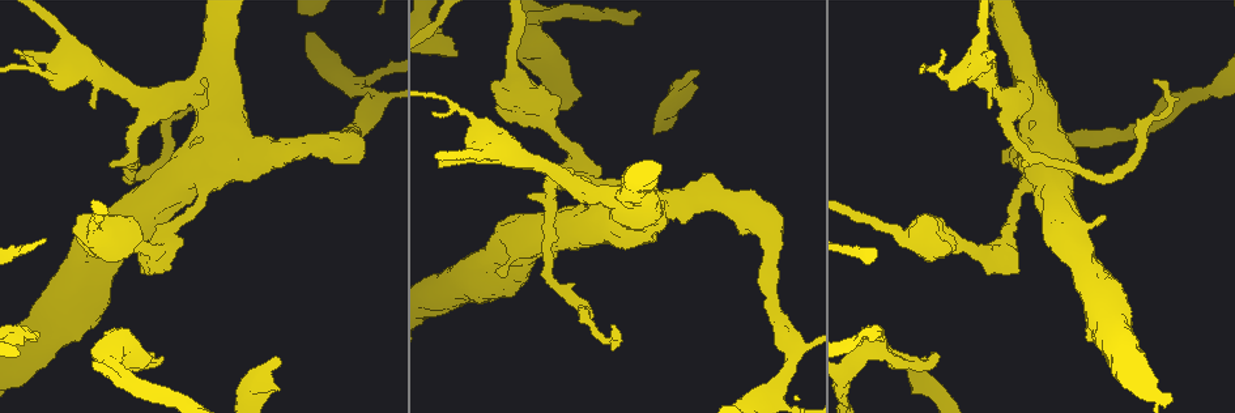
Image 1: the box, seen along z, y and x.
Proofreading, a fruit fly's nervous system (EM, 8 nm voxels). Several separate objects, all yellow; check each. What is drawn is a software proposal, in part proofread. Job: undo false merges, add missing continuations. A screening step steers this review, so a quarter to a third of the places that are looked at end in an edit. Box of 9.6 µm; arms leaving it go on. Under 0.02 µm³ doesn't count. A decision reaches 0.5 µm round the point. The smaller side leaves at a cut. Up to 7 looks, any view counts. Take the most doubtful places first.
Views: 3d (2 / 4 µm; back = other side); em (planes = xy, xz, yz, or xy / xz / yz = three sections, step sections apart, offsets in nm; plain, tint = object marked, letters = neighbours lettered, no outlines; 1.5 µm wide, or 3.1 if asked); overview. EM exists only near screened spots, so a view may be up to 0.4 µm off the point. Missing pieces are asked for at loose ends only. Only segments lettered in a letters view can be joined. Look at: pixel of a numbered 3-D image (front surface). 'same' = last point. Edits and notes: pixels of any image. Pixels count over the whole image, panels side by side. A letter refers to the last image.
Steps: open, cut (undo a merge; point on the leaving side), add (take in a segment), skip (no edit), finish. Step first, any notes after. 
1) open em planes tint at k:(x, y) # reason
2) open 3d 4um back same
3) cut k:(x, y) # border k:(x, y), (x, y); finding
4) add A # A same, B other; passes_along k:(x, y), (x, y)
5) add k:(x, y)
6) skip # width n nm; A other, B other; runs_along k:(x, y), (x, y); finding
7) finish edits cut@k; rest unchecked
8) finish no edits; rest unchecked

open em planes letters at 1:(696, 69) # an open end

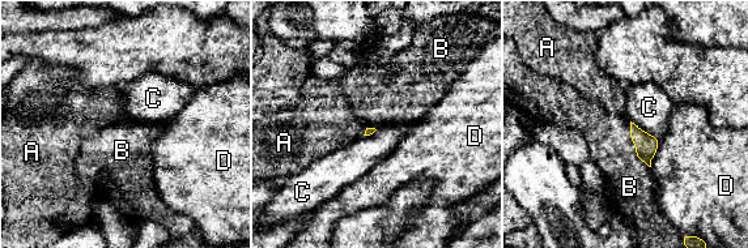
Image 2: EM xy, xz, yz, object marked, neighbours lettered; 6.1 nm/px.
add B # A other, B same, C other, D other; passes_along 2:(646, 145), (636, 146), (629, 186); the neuron continues

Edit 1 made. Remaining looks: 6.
open em planes letters at 1:(993, 51) # an open end

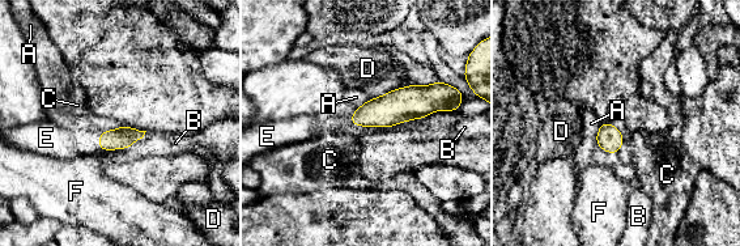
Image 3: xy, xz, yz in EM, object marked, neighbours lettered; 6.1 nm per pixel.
add E # longest_contact D 200 nm; A other, B other, C other, D other, E same, F other; the neuron continues

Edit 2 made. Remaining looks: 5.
open overview # see it whole again

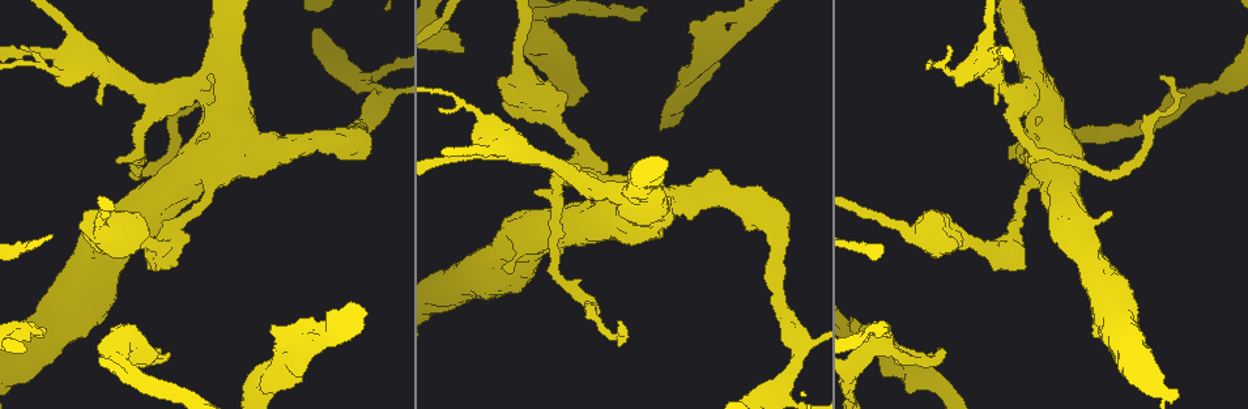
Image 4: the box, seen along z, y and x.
open em planes letters at 4:(540, 65) # branch stops here

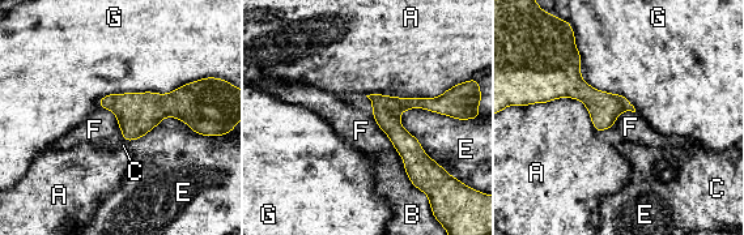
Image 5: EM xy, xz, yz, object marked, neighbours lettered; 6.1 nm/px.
skip # longest_contact G 700 nm; A other, B other, C other, E other, F other, G other; runs_along 5:(373, 97), (409, 148), (412, 175); no lettered segment goes on from it

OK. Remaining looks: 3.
finish edits add@2, add@3; rest unchecked

